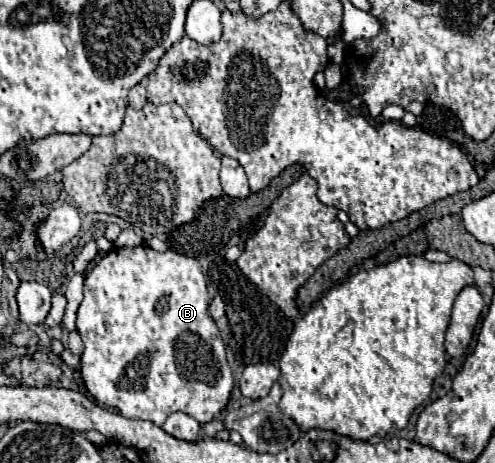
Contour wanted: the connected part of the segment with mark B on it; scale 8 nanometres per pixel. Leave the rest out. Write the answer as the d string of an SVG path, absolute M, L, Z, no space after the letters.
M148 246L114 248L114 250L110 250L90 270L90 274L84 280L84 300L82 300L82 304L78 308L78 320L76 320L78 334L82 336L82 342L84 342L84 352L82 352L82 380L84 380L86 388L88 388L88 392L94 396L94 400L98 404L102 404L102 406L116 408L126 418L150 420L156 426L162 426L166 422L168 414L174 414L174 412L184 412L184 414L196 418L200 424L210 422L212 418L216 418L224 410L224 406L226 406L226 402L230 398L234 380L232 380L232 372L230 372L228 362L226 362L226 348L224 348L220 330L218 330L214 318L208 314L208 306L210 306L210 294L208 294L206 278L204 278L204 272L202 272L202 266L198 264L198 260L182 256L182 254L176 254L172 250L168 250L168 252L156 252L156 250L148 248Z

